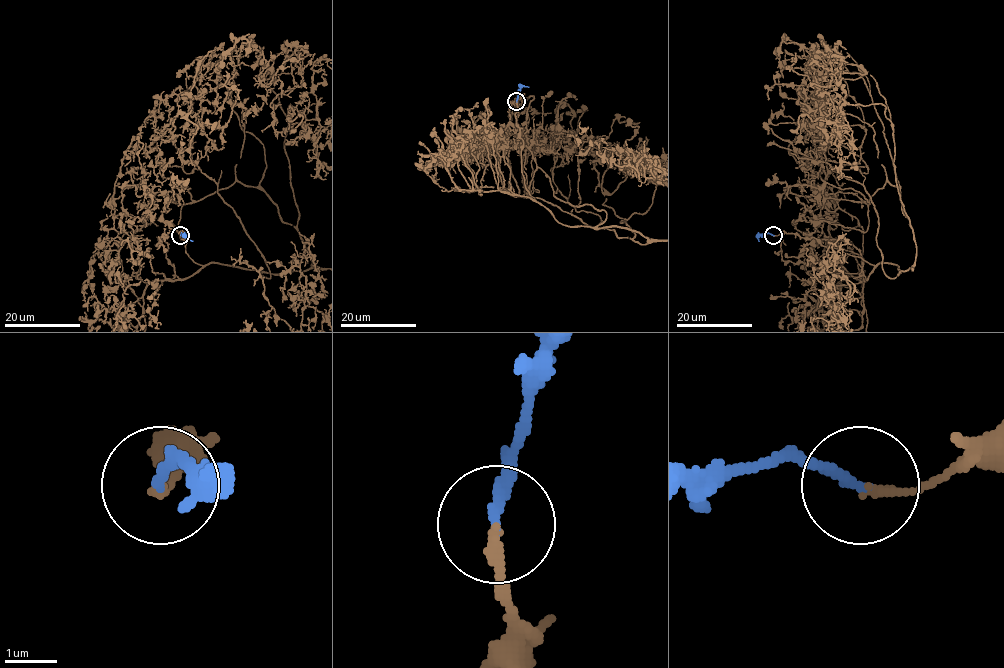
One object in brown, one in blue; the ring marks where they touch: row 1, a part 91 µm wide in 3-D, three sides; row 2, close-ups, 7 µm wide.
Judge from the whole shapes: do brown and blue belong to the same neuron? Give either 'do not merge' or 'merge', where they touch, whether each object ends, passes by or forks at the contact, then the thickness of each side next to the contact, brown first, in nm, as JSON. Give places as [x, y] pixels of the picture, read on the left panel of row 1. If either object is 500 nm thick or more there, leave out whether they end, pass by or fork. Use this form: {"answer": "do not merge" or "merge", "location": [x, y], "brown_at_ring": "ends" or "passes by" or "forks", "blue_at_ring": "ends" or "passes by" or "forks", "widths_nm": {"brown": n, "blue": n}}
{"answer": "merge", "location": [180, 235], "brown_at_ring": "ends", "blue_at_ring": "ends", "widths_nm": {"brown": 180, "blue": 190}}

